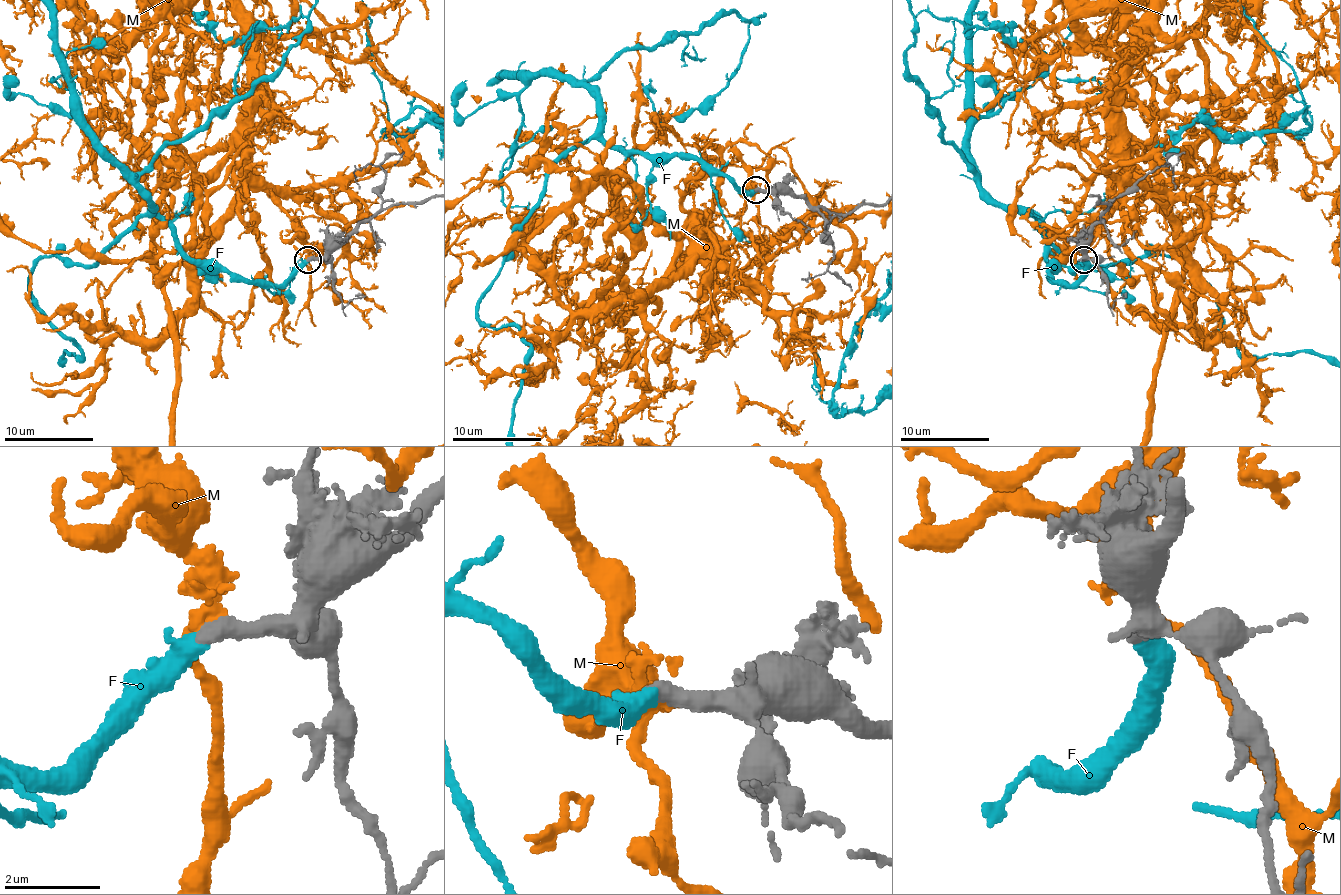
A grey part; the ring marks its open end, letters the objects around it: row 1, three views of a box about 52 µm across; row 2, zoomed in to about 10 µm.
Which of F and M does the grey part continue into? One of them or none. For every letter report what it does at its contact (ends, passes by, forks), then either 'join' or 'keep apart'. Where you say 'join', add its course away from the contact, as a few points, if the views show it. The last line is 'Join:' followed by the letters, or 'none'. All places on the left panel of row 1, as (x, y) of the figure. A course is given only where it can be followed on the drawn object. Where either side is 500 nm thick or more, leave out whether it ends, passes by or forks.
F: it ends; join
M: it passes by; keep apart
Join: F

